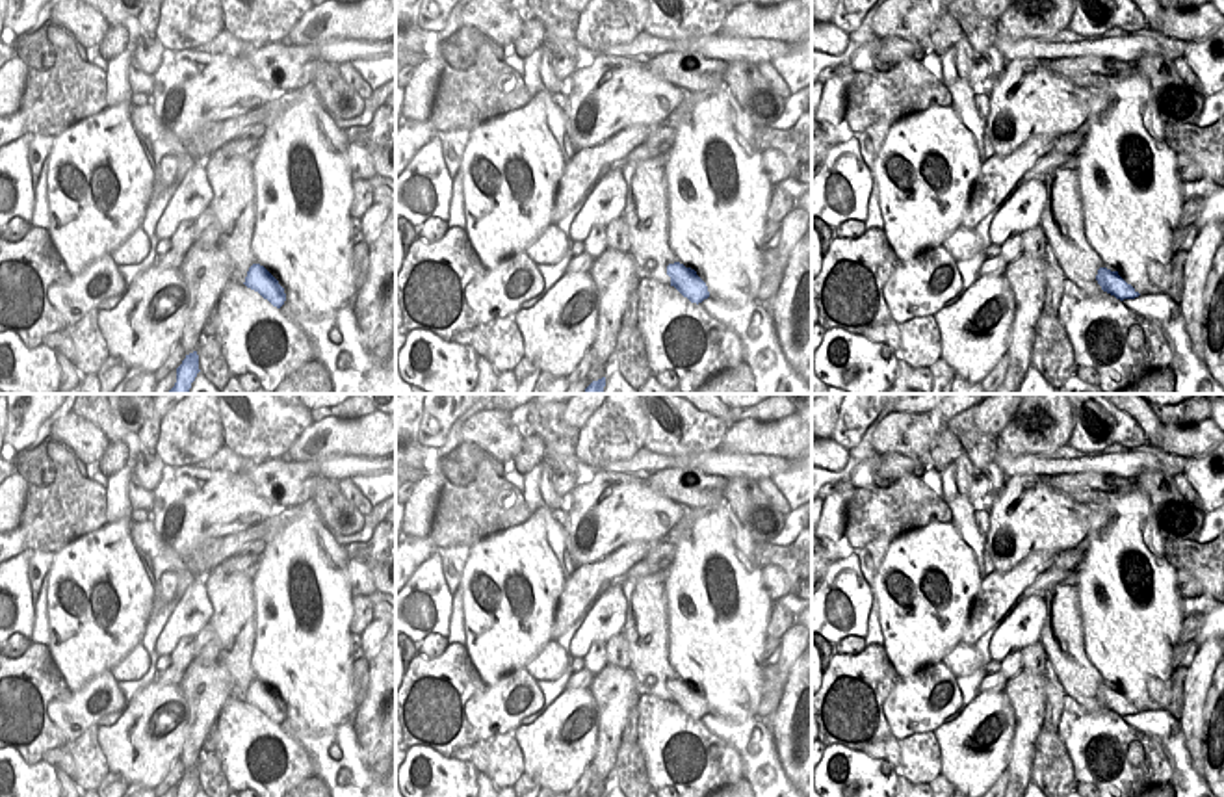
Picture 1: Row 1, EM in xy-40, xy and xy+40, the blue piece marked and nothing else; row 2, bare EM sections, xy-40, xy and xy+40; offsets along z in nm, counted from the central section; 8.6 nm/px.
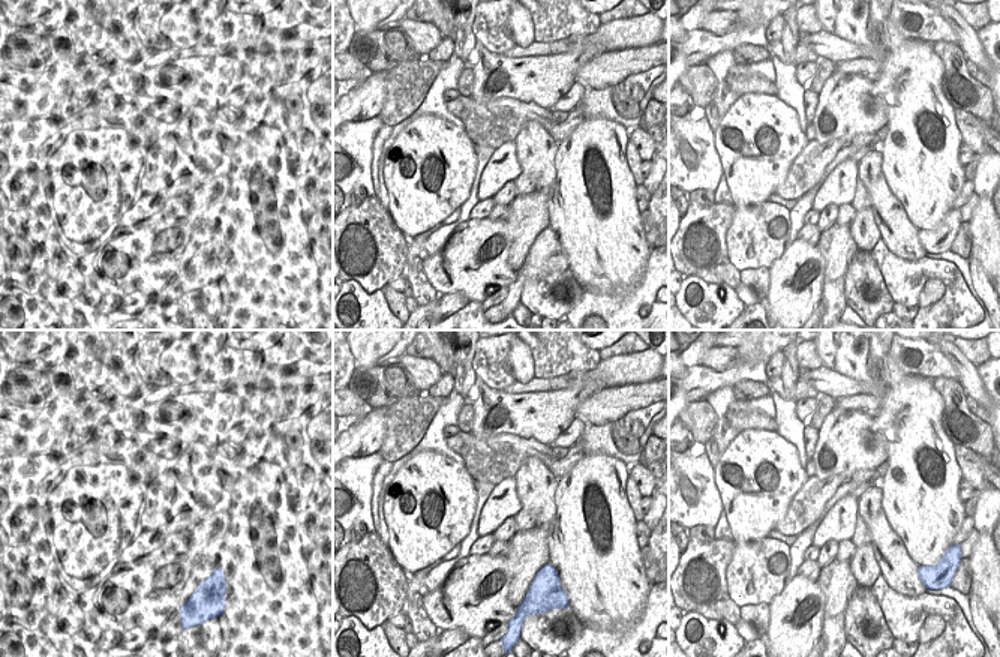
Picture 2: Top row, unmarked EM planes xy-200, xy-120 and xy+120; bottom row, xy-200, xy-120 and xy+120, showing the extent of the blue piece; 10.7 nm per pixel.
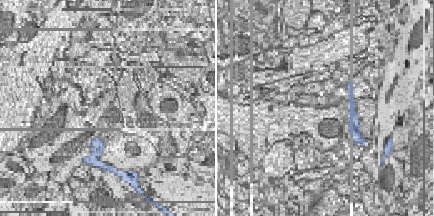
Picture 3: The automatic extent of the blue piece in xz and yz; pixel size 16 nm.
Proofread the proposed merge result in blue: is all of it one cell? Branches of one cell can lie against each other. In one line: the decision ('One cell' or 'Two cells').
Two cells

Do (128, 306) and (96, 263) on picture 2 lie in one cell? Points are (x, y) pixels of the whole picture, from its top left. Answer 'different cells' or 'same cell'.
different cells

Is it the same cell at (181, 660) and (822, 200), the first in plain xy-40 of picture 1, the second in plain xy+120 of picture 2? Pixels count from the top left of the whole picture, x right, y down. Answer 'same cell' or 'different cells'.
different cells

